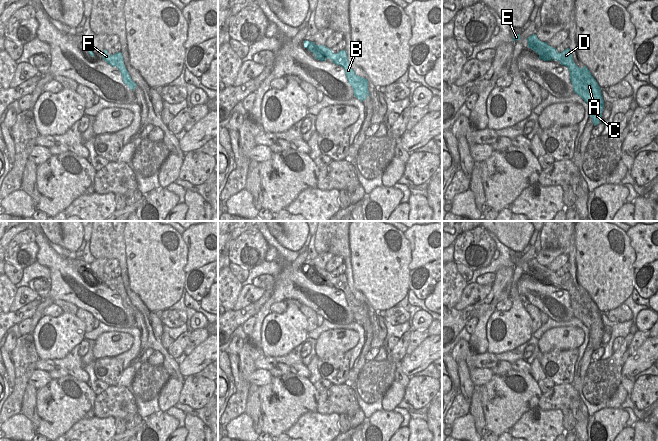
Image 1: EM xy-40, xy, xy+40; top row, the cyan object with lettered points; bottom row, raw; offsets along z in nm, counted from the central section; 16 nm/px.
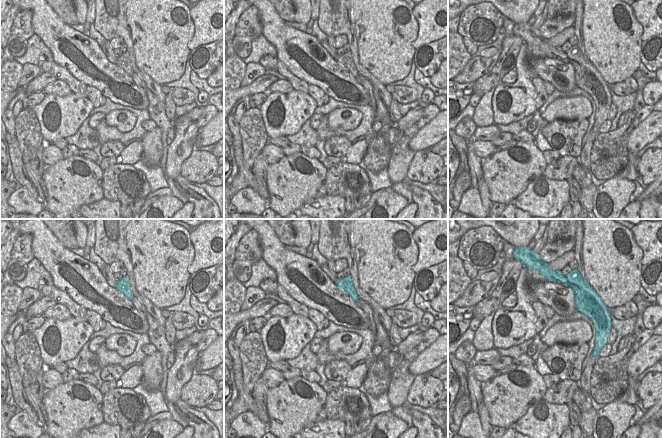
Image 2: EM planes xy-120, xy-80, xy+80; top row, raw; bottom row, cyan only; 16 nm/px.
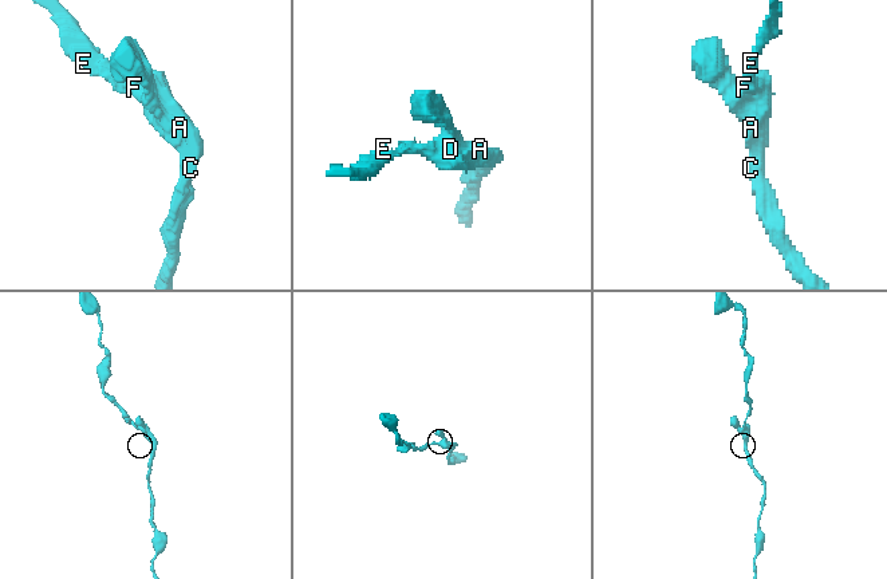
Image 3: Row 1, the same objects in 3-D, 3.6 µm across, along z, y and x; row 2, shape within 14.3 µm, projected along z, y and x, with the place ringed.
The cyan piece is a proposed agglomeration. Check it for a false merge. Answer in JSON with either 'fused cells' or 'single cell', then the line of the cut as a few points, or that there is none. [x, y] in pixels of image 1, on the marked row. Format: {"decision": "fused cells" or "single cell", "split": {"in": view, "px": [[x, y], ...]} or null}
{"decision": "single cell", "split": null}

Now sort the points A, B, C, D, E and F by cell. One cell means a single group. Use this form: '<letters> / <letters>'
A B C D E F

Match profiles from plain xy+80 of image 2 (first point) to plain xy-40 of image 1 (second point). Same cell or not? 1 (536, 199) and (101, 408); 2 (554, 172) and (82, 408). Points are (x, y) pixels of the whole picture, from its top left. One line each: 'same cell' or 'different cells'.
1: different cells
2: different cells

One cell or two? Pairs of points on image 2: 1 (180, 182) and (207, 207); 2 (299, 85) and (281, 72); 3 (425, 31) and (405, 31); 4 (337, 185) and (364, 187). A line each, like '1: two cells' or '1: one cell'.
1: one cell
2: one cell
3: two cells
4: one cell

